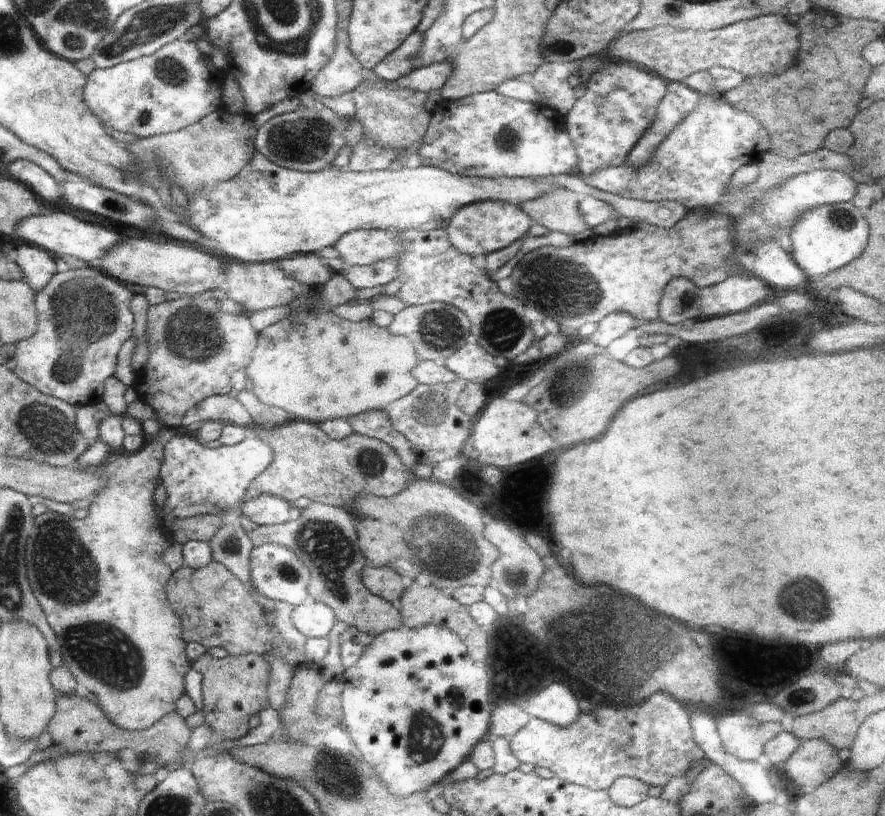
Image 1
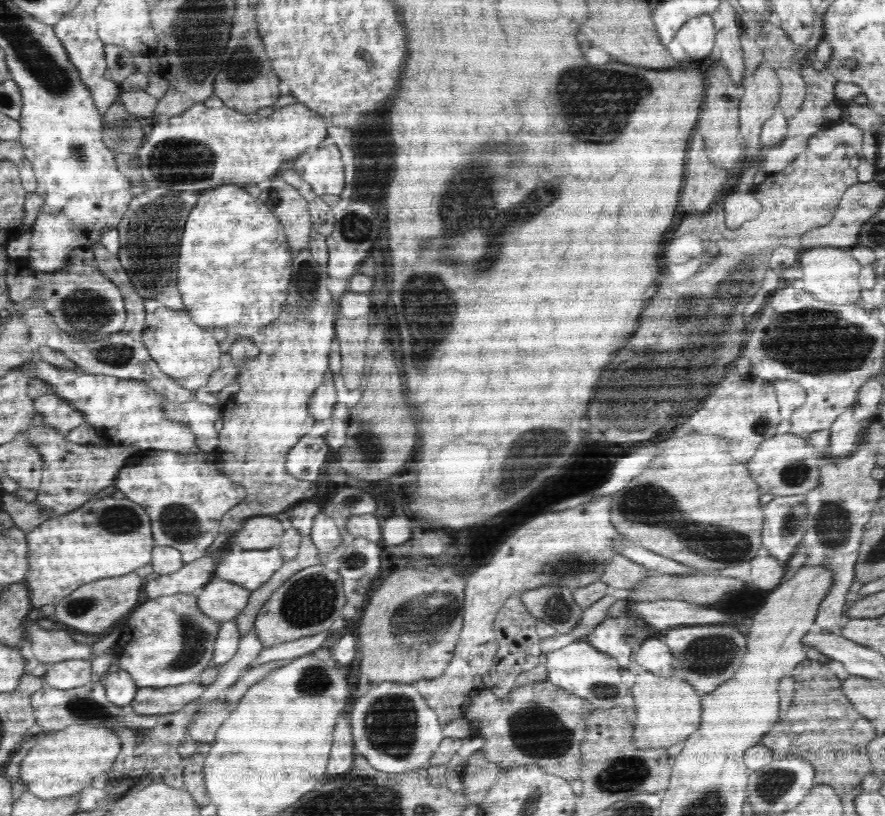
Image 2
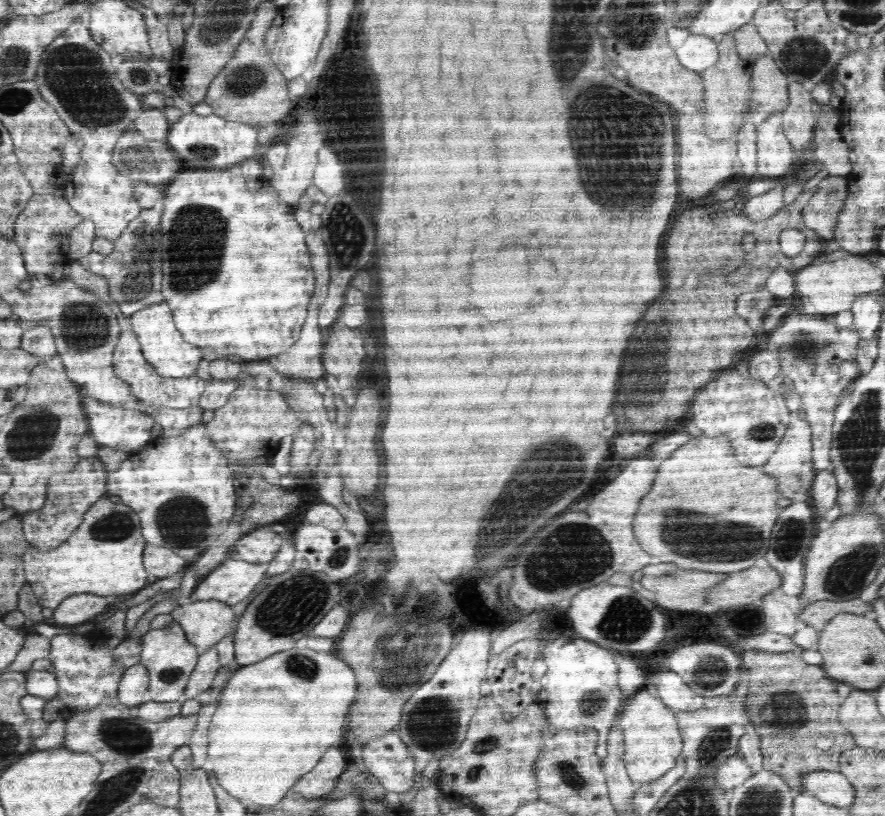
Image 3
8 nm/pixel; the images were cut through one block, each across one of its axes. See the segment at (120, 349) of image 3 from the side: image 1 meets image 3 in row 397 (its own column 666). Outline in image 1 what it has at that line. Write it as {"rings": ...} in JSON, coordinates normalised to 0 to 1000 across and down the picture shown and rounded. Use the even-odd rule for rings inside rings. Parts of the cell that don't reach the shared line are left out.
{"rings":[[[795,118],[784,137],[777,140],[766,157],[759,157],[744,176],[739,186],[741,191],[734,201],[725,208],[716,208],[712,203],[685,206],[671,213],[667,225],[685,235],[705,235],[710,243],[719,245],[759,245],[768,248],[777,257],[786,257],[809,250],[825,223],[825,213],[841,201],[856,199],[863,186],[868,186],[868,174],[868,162],[847,140],[834,137],[820,125]]]}

